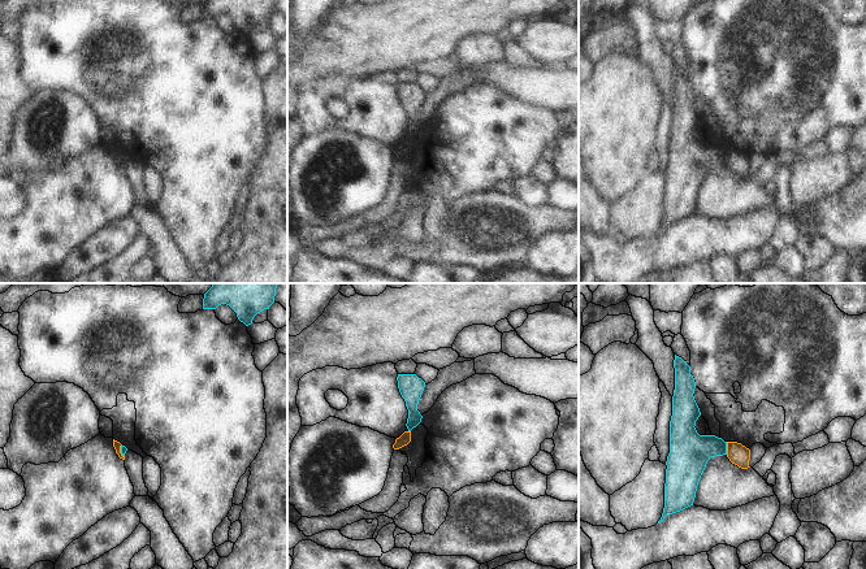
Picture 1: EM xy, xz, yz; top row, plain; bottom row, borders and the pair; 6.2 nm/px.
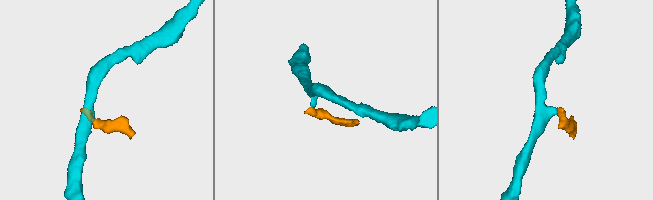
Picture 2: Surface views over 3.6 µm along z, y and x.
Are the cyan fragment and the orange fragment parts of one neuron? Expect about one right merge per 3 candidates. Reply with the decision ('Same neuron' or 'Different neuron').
Different neuron.

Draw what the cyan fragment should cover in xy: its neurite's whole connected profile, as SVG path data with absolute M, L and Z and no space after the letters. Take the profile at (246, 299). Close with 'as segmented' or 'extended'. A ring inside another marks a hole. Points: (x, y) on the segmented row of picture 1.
M213 283L204 294L203 309L226 304L248 326L257 313L274 303L276 288L277 283Z | as segmented

